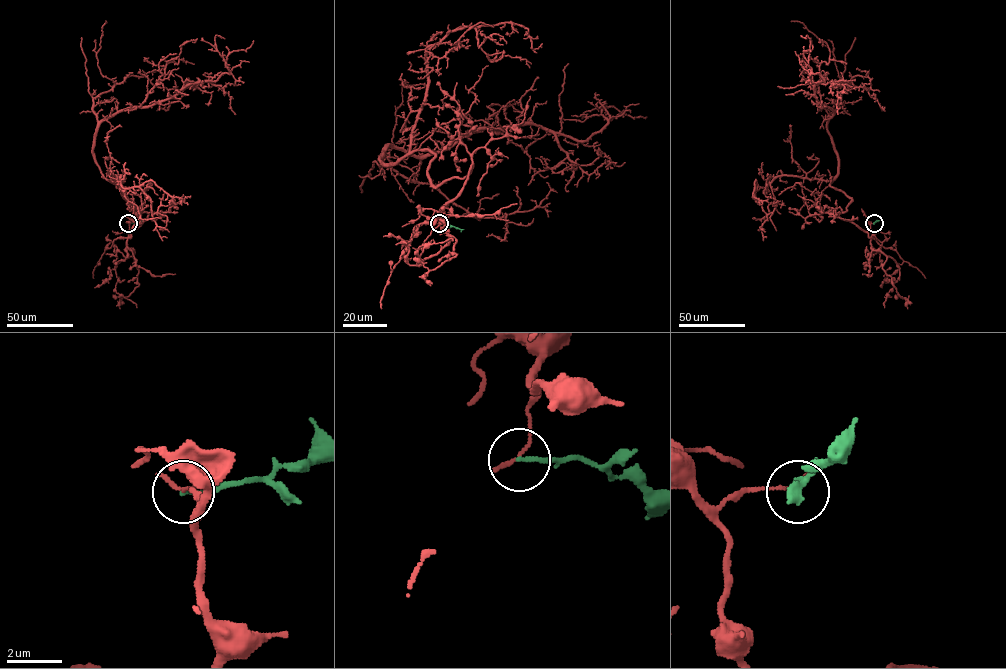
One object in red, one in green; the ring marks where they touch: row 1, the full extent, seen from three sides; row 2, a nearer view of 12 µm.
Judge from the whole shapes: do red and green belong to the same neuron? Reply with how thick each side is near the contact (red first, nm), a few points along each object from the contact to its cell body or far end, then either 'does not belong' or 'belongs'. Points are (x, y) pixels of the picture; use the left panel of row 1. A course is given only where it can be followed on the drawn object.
calibres 150 and 160 nm; course red (128, 223), (130, 237), (148, 213), (101, 172), (93, 151), (98, 125), (230, 74), (218, 36); course green (128, 223), (143, 221); does not belong

